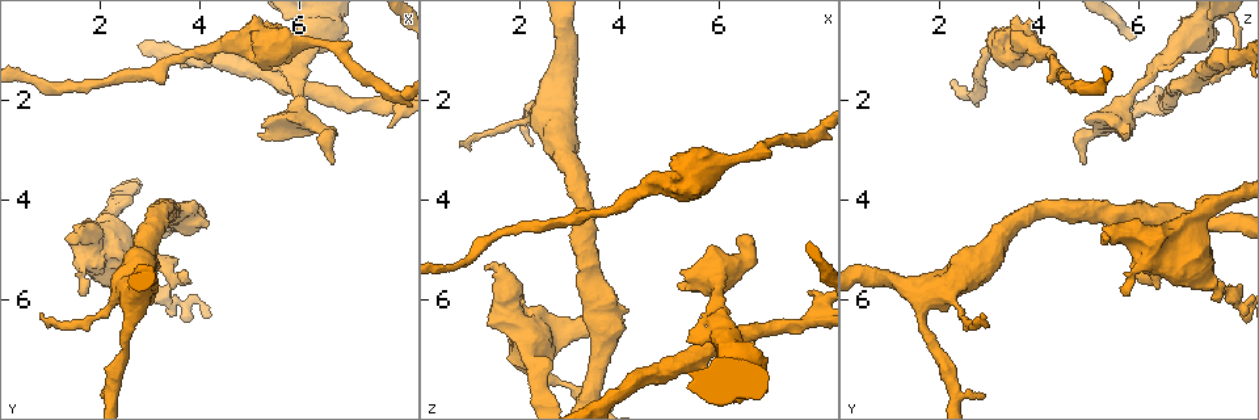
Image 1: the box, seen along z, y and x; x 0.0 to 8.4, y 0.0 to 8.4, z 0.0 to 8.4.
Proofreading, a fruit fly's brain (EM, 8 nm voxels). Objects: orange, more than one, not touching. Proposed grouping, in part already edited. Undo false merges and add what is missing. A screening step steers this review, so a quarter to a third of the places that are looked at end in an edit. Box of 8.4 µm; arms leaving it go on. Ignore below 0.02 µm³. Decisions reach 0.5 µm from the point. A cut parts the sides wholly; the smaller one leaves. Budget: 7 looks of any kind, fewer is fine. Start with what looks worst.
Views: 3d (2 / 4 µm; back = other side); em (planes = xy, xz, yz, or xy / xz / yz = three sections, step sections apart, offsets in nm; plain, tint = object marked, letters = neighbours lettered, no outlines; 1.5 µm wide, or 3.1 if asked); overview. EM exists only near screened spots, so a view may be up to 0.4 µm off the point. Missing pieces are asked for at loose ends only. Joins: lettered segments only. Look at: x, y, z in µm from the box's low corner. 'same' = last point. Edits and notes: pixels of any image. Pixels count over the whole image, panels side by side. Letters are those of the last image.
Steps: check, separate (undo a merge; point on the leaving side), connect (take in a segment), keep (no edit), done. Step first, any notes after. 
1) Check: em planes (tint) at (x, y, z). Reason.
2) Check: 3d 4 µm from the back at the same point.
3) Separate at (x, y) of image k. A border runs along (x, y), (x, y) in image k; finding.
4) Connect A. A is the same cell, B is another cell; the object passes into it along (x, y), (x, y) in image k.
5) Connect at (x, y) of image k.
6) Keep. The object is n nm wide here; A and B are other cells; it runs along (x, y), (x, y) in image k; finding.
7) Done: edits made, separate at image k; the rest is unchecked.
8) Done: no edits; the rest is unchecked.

Check: em planes (tint) at (0.80, 6.30, 2.85). An open end.

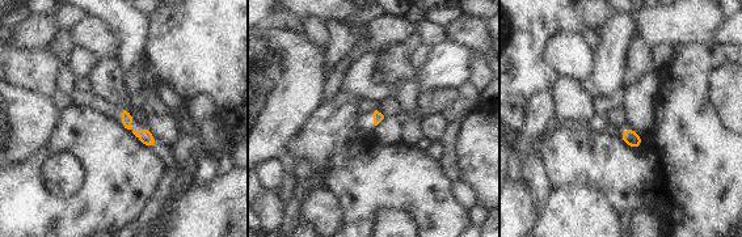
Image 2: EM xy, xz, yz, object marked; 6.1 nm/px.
Check: em planes (letters) at the same point. What lies round it.

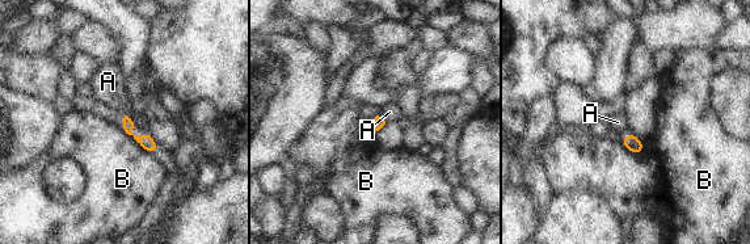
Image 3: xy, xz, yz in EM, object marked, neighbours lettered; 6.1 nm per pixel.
Connect A. A is the same cell, B is another cell; the object passes into it along (127, 123), (130, 120), (108, 85) in image 3; it goes on there.

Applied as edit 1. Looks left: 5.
Check: 3d 2 µm at (1.65, 5.95, 5.75). Free end.

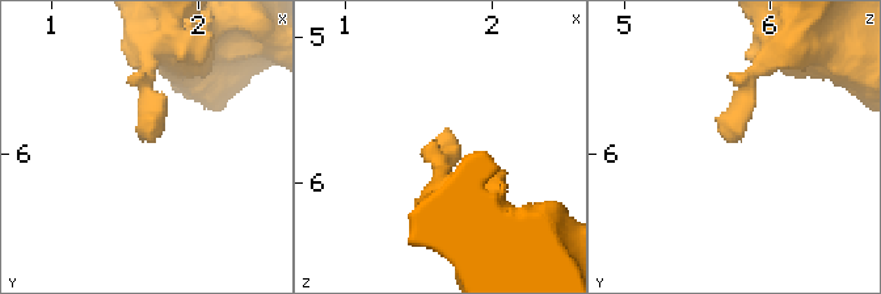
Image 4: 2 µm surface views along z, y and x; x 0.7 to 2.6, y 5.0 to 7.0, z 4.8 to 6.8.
Check: em planes (letters) at (1.64, 5.94, 5.76). Need the tissue.

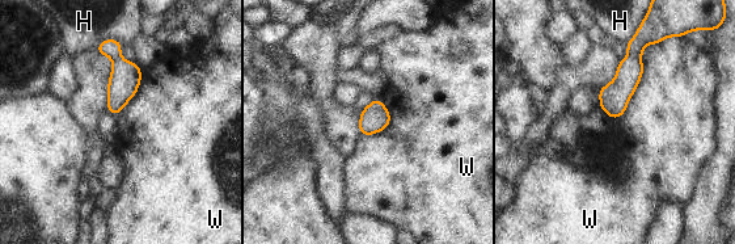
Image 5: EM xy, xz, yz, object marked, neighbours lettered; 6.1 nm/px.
Keep. The object is 140 nm wide here; H and W are other cells; it runs along (633, 43), (612, 114) in image 5; none of them fits.

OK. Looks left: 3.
Done: edits made, connect at image 3; the rest is unchecked.

